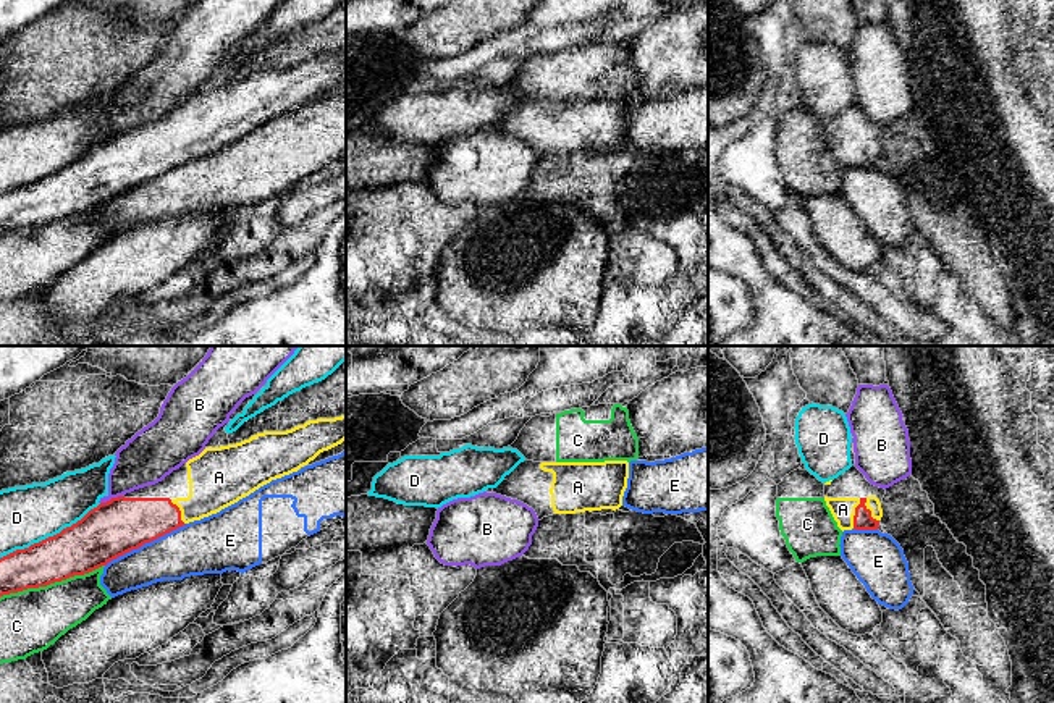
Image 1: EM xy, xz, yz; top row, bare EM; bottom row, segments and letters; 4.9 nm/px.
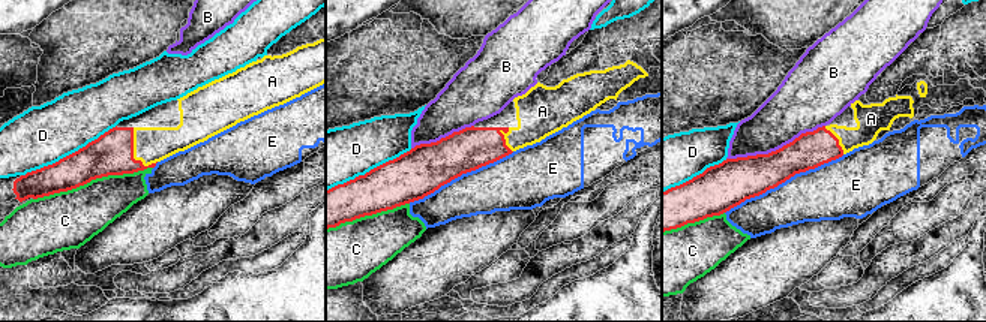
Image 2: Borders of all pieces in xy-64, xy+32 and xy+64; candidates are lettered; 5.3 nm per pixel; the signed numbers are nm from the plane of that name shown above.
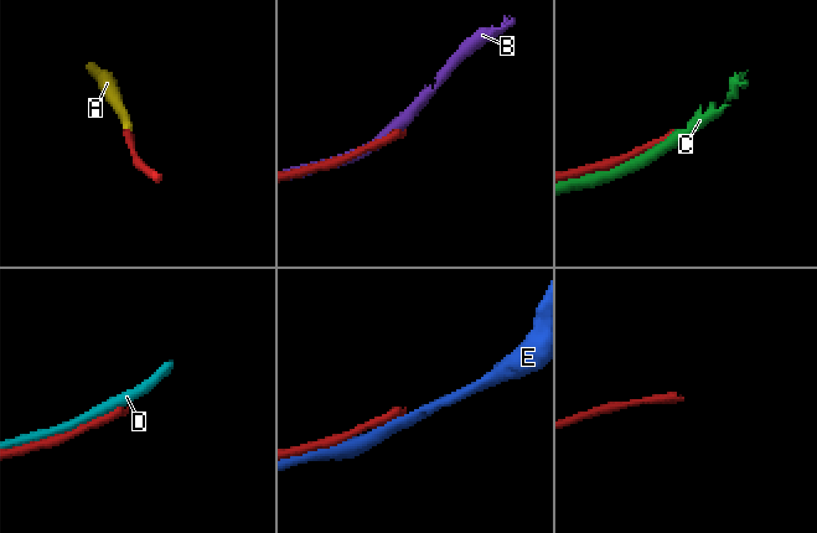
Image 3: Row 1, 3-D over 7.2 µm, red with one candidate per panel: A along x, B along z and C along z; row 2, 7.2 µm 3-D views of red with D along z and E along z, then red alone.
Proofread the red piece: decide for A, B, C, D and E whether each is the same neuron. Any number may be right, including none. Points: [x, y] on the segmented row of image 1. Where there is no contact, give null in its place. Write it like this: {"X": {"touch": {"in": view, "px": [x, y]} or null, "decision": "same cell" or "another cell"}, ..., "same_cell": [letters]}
{"A": {"touch": {"in": "yz", "px": [855, 514]}, "decision": "same cell"}, "B": {"touch": {"in": "xy", "px": [112, 498]}, "decision": "another cell"}, "C": {"touch": {"in": "xy", "px": [52, 582]}, "decision": "another cell"}, "D": {"touch": {"in": "xy", "px": [50, 537]}, "decision": "another cell"}, "E": {"touch": {"in": "xy", "px": [146, 542]}, "decision": "another cell"}, "same_cell": ["A"]}

